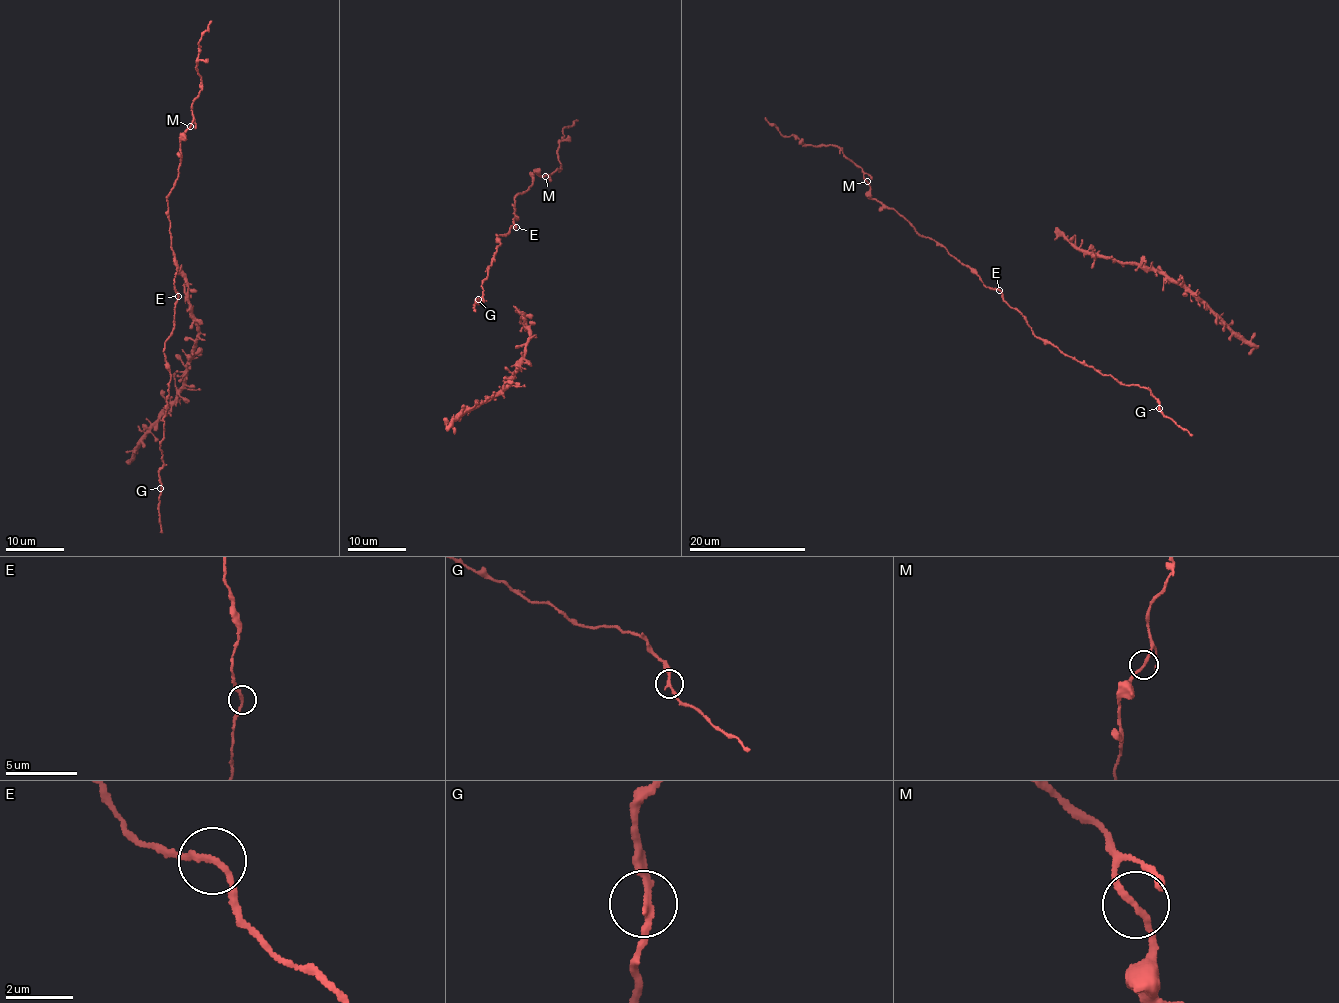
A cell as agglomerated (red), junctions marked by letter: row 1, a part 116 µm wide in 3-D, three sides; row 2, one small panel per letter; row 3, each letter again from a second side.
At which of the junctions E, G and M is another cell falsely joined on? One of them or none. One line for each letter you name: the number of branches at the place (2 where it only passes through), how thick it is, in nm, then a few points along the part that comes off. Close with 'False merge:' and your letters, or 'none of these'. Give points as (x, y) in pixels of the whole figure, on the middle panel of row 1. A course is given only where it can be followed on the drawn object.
M: 2 | 180 nm | (545, 176), (548, 175), (548, 178), (560, 168), (557, 147), (564, 136), (562, 128), (578, 120)
False merge: M

